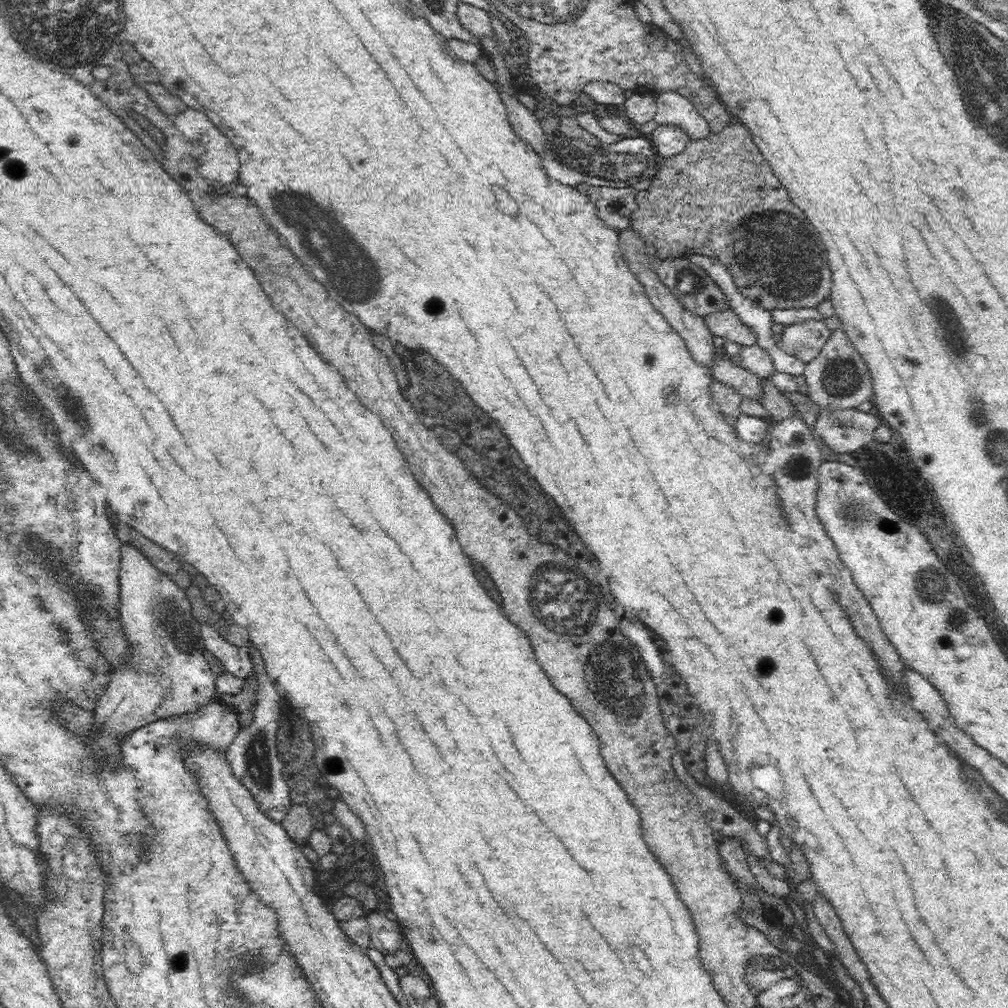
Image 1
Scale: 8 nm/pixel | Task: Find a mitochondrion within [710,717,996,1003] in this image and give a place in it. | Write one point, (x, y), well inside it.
(811, 955)

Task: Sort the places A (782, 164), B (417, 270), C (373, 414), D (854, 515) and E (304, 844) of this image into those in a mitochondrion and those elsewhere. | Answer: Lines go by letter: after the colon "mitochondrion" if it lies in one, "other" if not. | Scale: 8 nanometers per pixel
A: other
B: other
C: other
D: mitochondrion
E: other

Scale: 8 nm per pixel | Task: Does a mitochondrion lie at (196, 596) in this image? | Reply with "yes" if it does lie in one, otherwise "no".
yes

